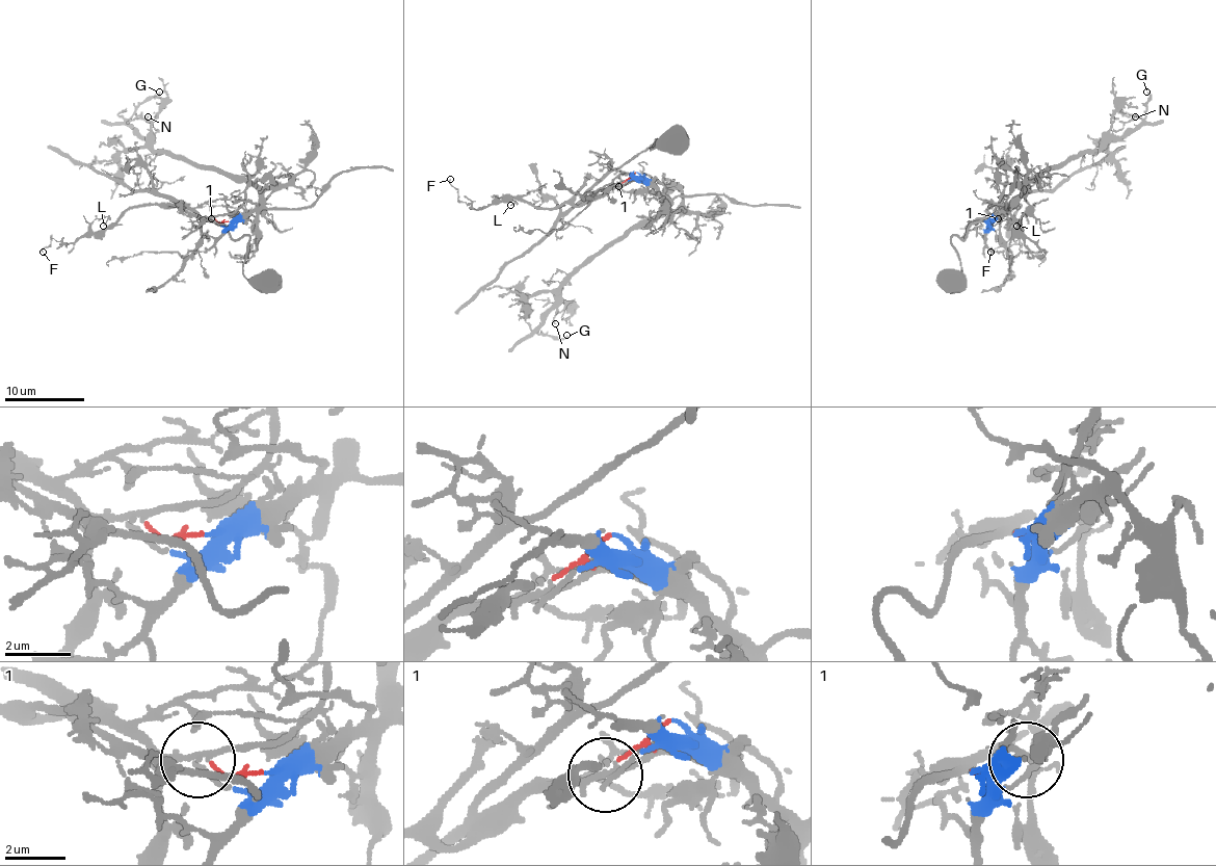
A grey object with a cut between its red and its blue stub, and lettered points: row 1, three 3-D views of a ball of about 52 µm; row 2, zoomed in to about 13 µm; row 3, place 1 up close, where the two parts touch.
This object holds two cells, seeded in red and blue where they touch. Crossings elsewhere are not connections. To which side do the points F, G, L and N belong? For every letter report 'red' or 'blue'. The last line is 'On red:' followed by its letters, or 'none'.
F: red
G: blue
L: red
N: blue
On red: F, L

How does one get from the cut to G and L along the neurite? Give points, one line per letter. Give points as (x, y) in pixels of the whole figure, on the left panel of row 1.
G: (229, 221), (243, 221), (261, 204), (261, 194), (246, 182), (235, 182), (146, 140), (128, 121), (159, 93)
L: (227, 221), (153, 204), (130, 206), (104, 230), (94, 232), (91, 224), (102, 218), (104, 226)

